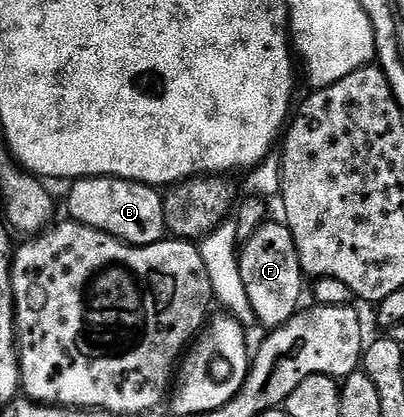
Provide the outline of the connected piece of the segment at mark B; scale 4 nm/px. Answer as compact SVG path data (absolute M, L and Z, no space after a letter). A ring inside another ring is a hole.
M88 176L80 178L70 185L71 193L67 196L66 215L90 228L101 230L110 236L124 240L126 244L145 246L164 239L167 223L163 214L163 196L158 187L138 184L136 180L123 180L120 176Z

